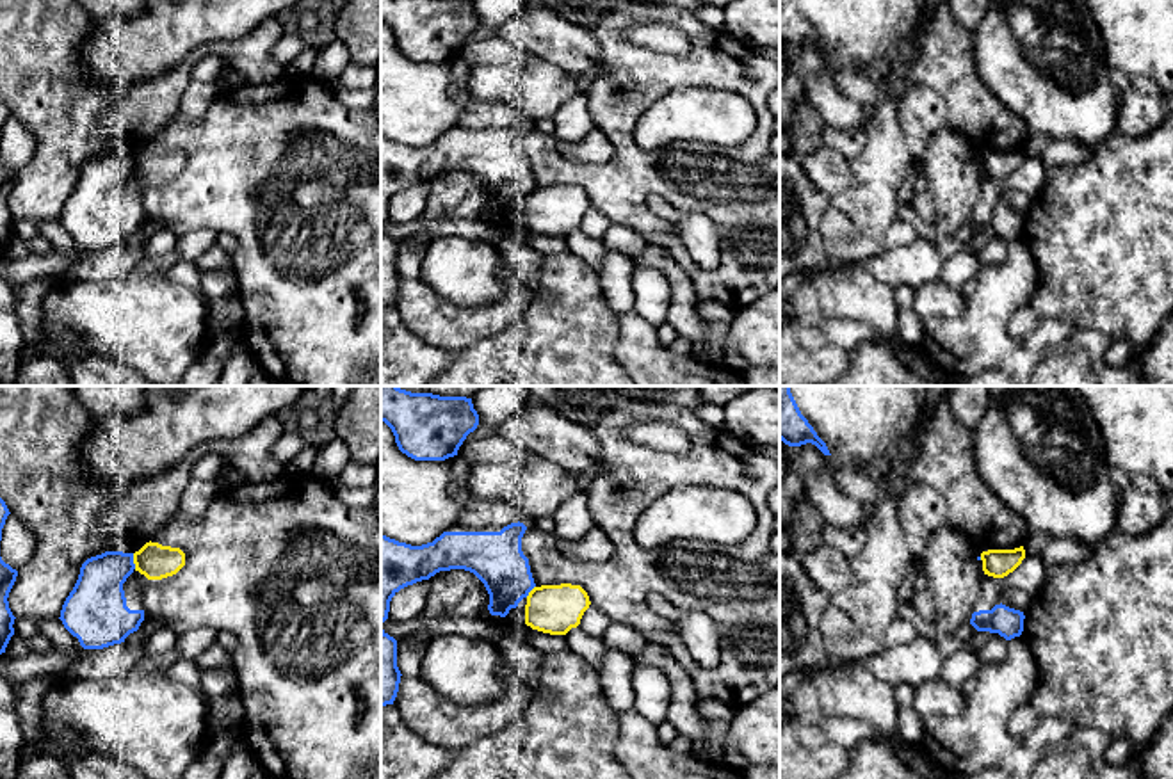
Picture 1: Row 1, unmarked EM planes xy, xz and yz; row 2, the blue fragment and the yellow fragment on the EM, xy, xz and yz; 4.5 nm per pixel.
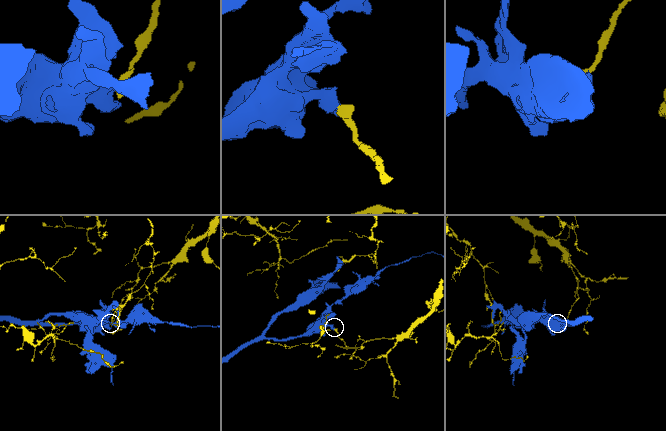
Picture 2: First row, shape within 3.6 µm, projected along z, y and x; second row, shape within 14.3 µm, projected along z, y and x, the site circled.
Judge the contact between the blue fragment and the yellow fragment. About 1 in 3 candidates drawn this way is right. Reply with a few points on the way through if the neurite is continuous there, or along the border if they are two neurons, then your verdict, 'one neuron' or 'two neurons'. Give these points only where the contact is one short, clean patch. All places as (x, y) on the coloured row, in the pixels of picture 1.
two neurons

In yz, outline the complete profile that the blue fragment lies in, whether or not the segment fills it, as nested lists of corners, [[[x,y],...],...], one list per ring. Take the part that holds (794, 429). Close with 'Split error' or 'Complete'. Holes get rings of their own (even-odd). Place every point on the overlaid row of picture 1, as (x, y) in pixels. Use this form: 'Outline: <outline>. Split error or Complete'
Outline: [[[780,386],[780,439],[789,446],[815,445],[824,455],[831,455],[826,443],[817,436],[801,414],[790,386]]]. Complete

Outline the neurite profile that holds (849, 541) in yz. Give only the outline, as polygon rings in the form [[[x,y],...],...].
[[[835,525],[822,526],[824,544],[838,550],[847,558],[856,557],[863,550],[867,539],[869,537],[865,534],[863,525],[853,528],[835,526]]]

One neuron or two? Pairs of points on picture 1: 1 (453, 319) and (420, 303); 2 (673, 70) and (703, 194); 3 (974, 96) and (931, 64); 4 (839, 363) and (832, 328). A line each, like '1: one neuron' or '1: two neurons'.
1: one neuron
2: one neuron
3: one neuron
4: two neurons

